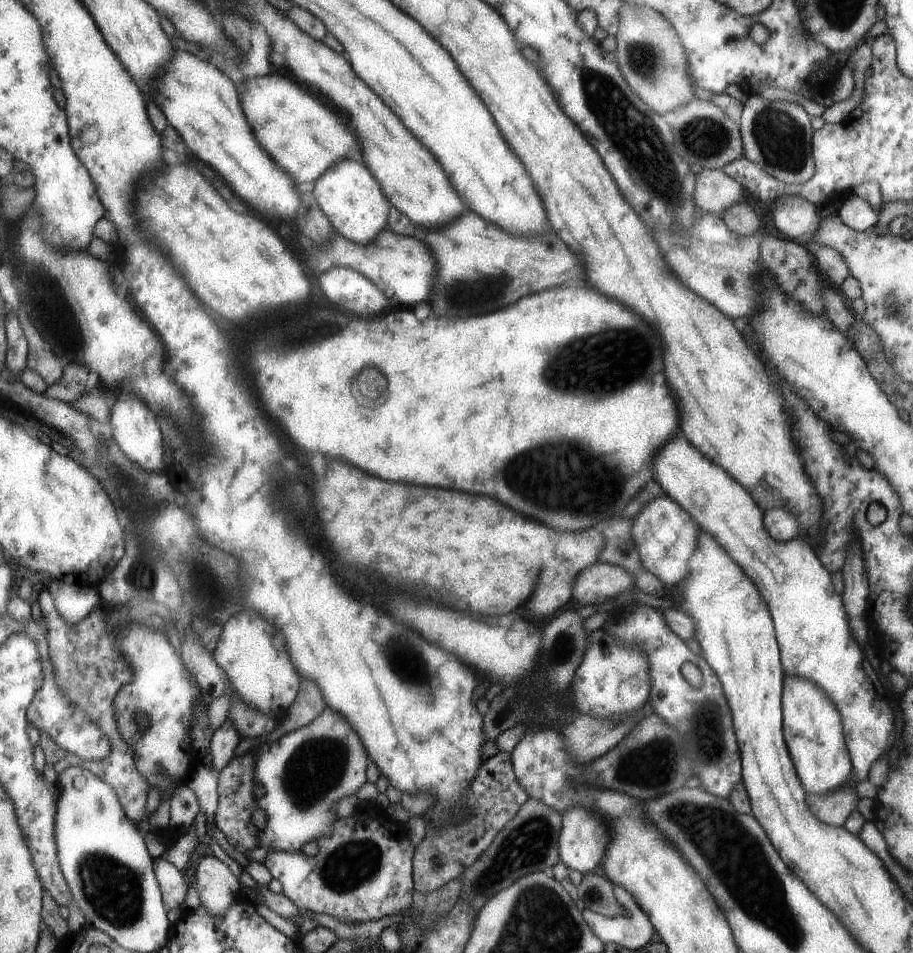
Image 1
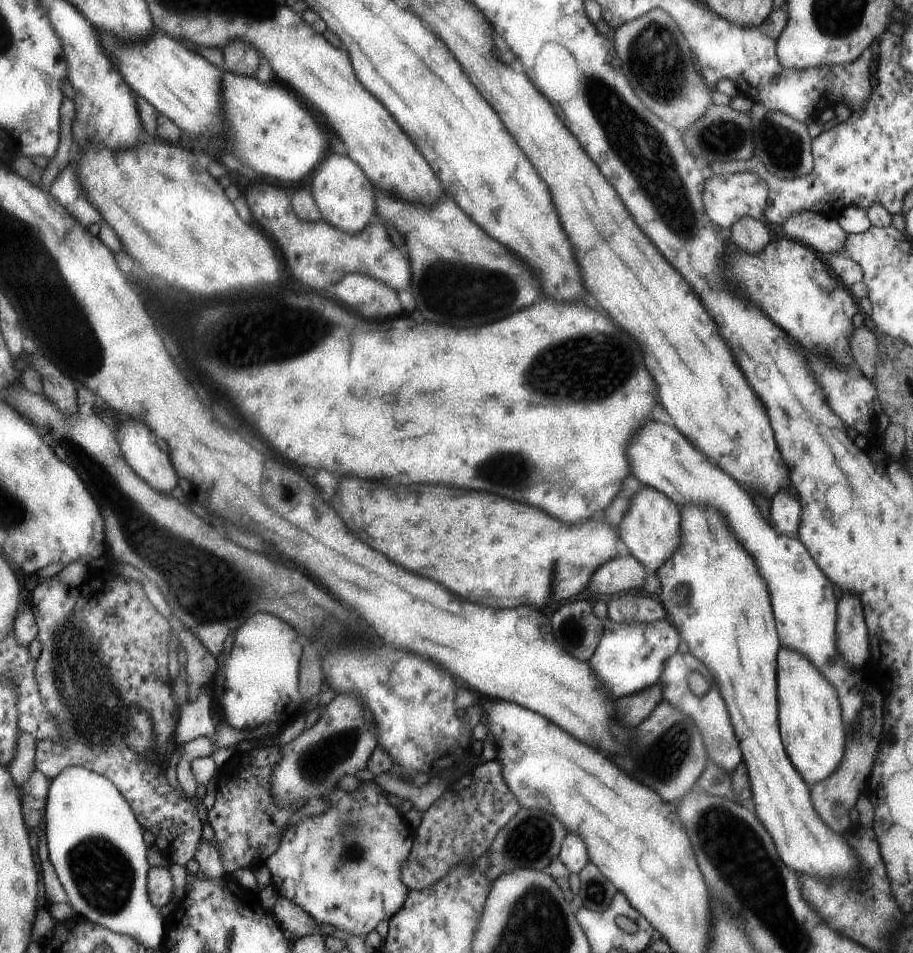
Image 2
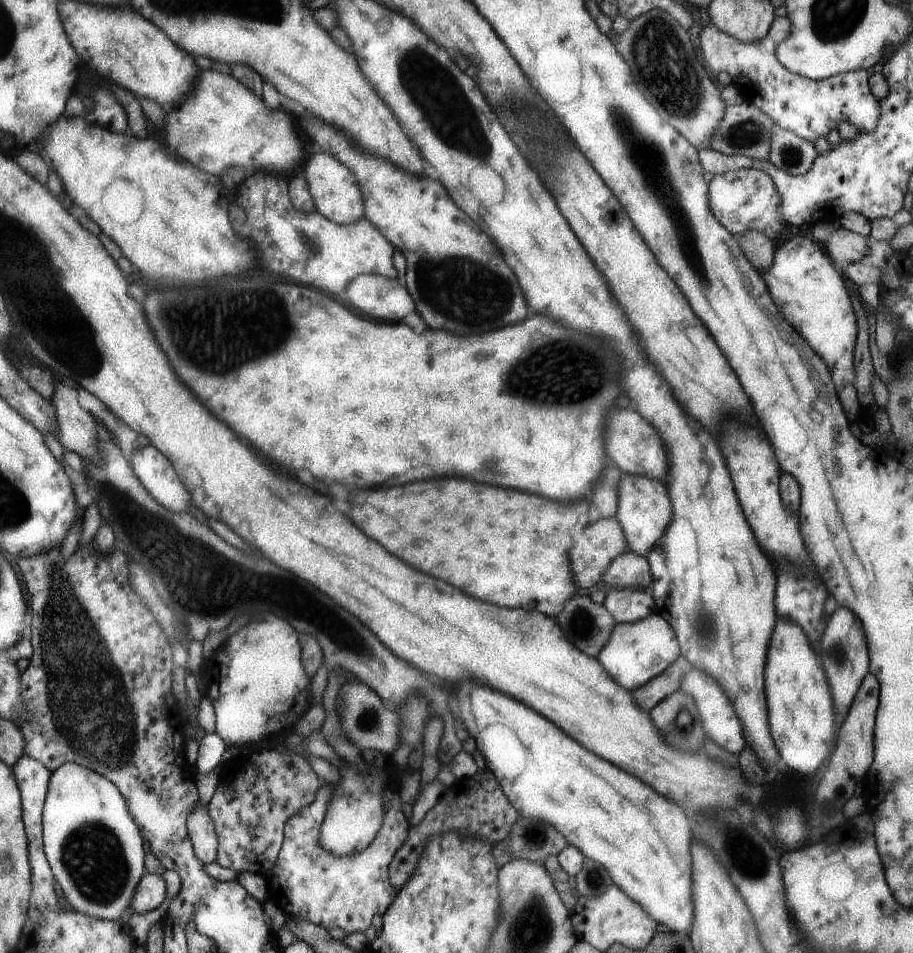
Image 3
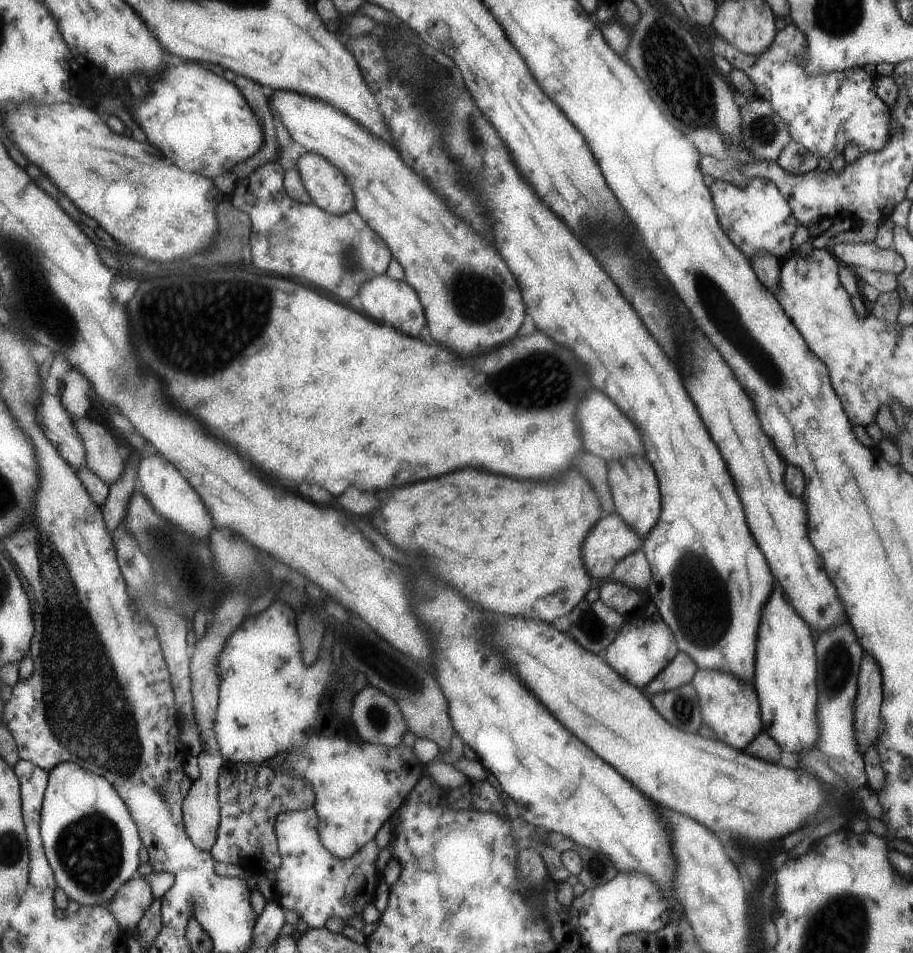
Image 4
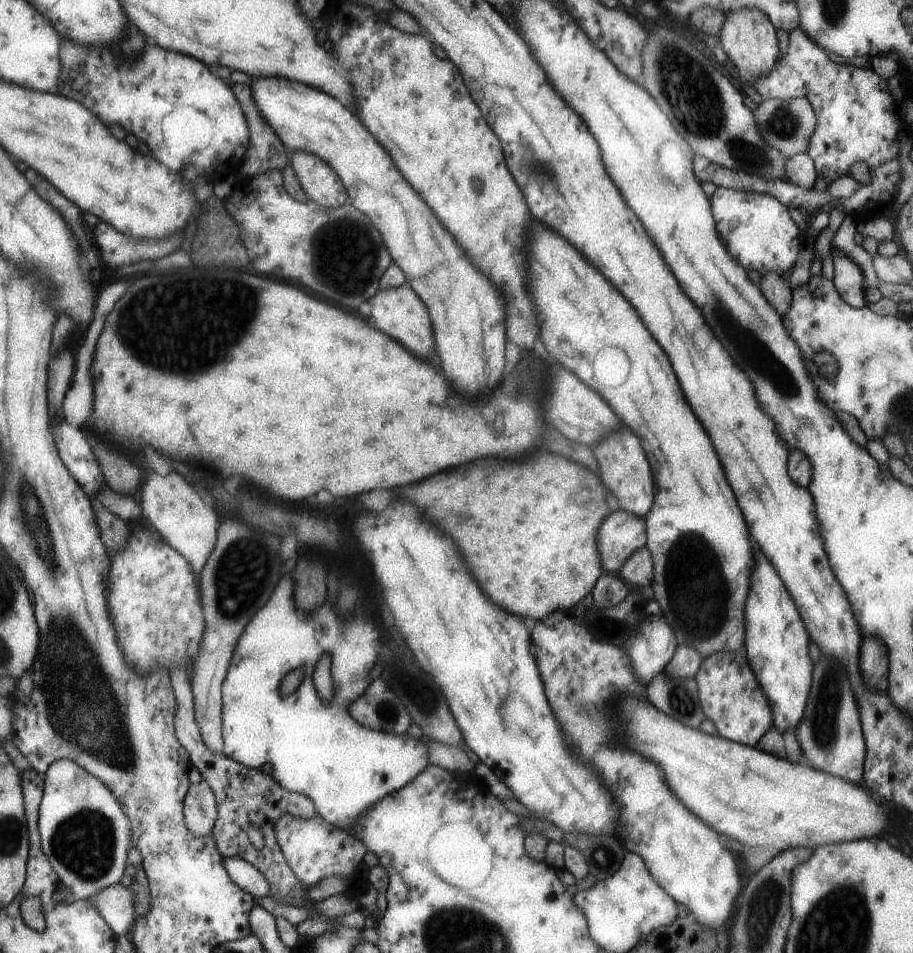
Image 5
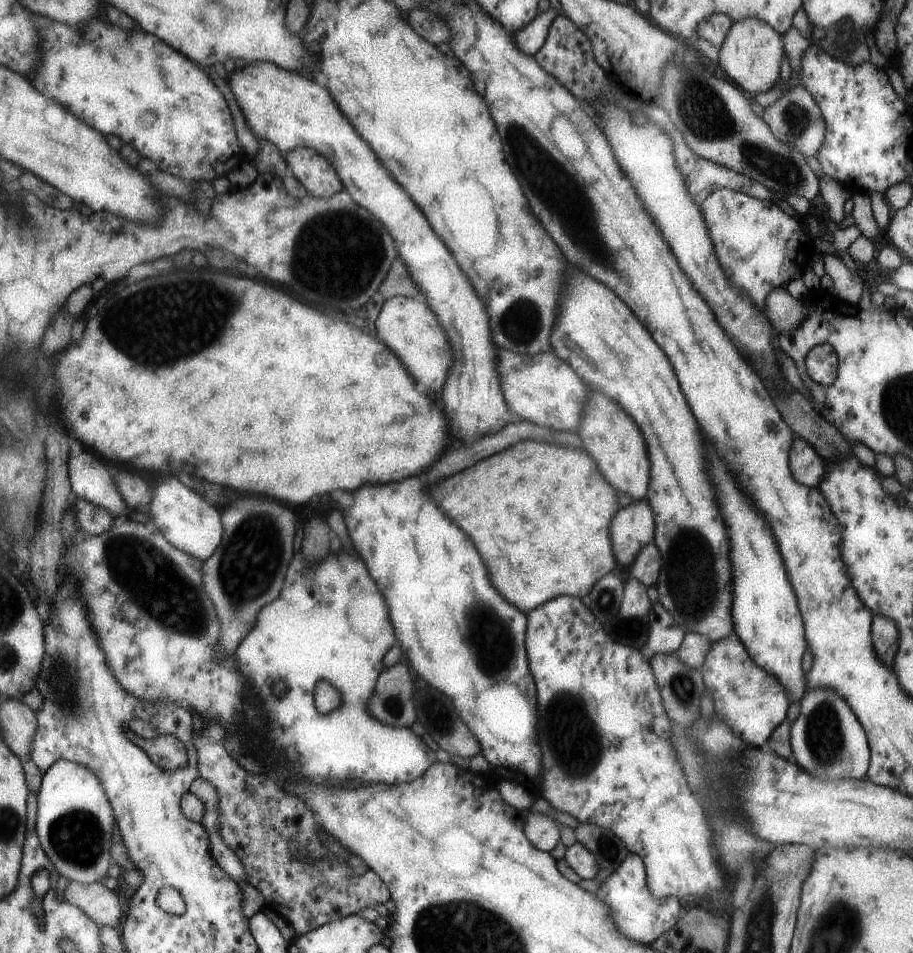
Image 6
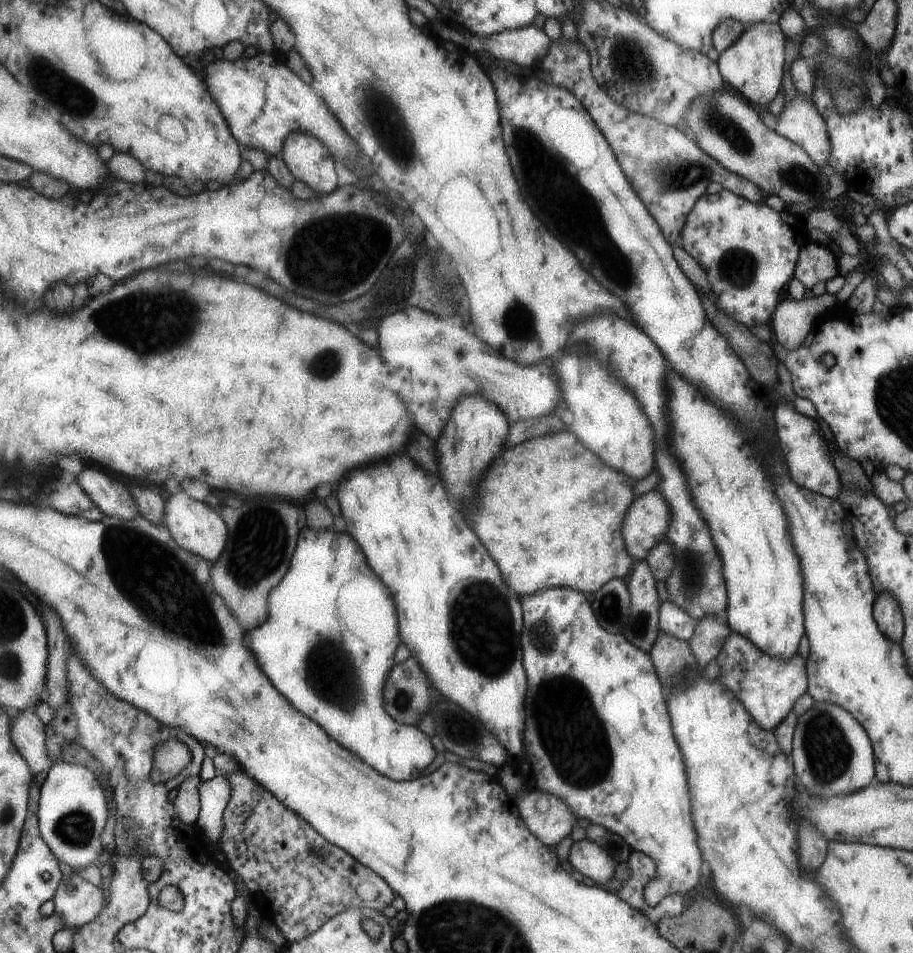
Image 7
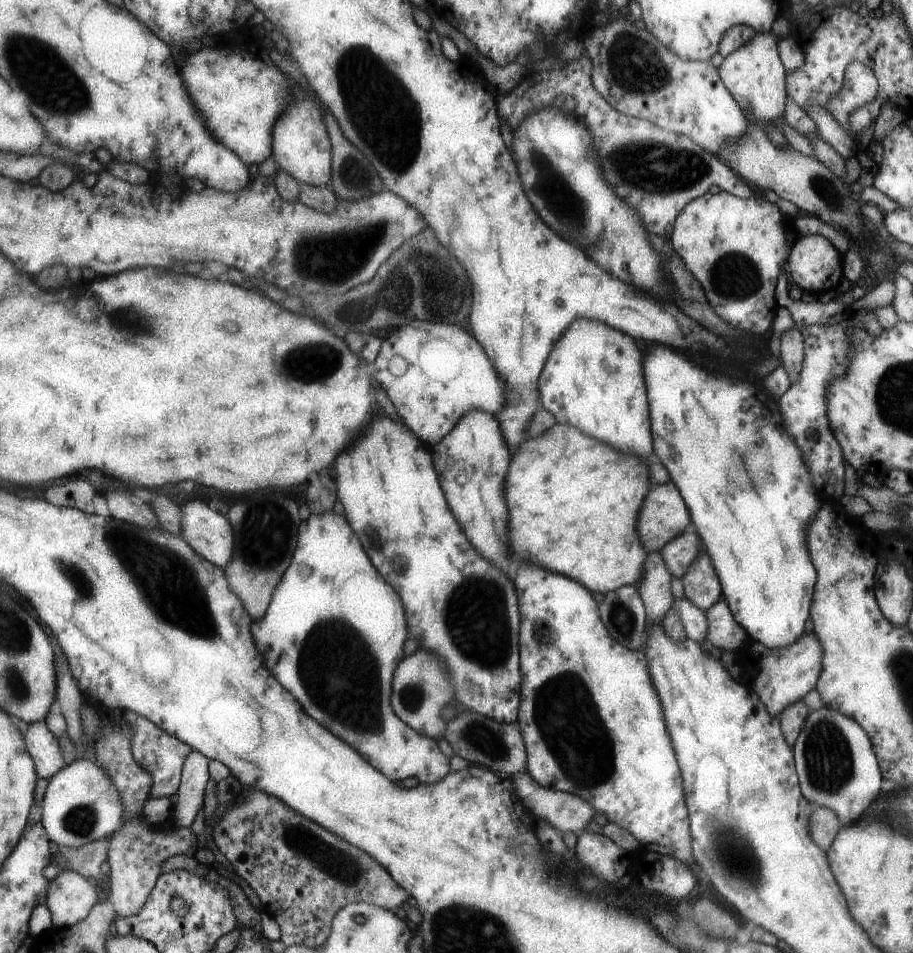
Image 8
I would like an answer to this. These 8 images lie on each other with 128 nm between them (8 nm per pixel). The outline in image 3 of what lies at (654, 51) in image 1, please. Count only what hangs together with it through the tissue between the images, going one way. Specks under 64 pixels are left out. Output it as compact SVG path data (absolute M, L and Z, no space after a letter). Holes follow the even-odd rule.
M652 9L632 19L630 26L615 37L618 39L616 50L632 64L632 74L636 74L640 90L652 98L652 106L696 148L710 149L727 108L720 100L720 88L698 62L686 29L665 10Z

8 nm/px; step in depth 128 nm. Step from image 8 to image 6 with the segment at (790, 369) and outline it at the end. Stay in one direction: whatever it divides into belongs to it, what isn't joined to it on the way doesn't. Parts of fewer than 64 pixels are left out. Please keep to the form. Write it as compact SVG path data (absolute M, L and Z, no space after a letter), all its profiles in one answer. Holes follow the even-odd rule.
M780 287L769 295L764 311L779 334L792 334L792 330L798 330L803 325L804 318L812 314L804 300L794 298L785 287Z

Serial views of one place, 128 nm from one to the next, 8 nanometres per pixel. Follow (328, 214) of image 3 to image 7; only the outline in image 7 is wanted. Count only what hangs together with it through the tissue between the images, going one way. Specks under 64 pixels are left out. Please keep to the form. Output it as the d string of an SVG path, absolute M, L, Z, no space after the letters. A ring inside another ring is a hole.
M306 132L288 134L282 158L295 180L301 180L318 195L337 189L338 174L331 150L322 139Z

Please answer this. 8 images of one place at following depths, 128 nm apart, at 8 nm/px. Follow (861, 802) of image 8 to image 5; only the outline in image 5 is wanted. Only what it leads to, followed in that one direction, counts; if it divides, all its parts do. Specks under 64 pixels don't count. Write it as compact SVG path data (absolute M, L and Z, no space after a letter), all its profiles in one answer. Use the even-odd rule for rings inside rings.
M820 656L816 662L815 681L807 700L803 720L796 731L796 740L806 754L806 760L814 768L846 779L856 784L862 783L866 772L867 744L863 734L863 723L856 706L856 696L850 686L844 664L832 656Z

